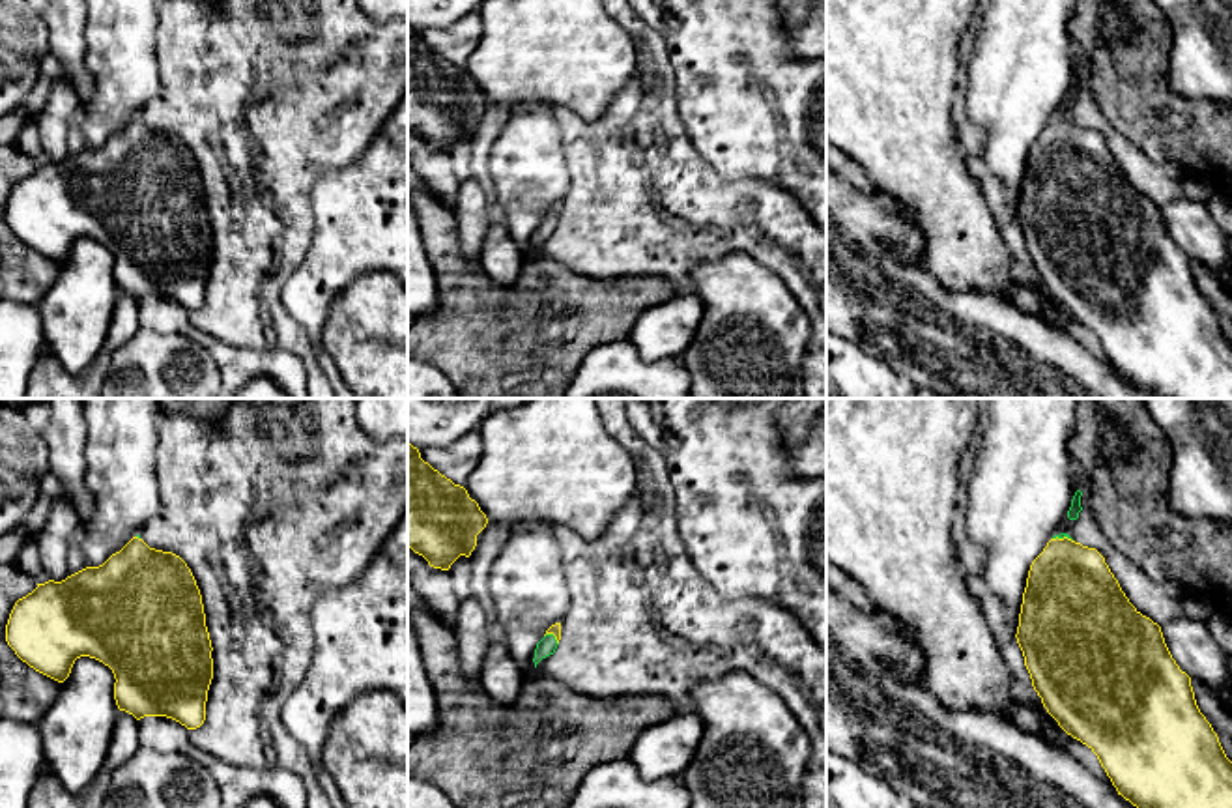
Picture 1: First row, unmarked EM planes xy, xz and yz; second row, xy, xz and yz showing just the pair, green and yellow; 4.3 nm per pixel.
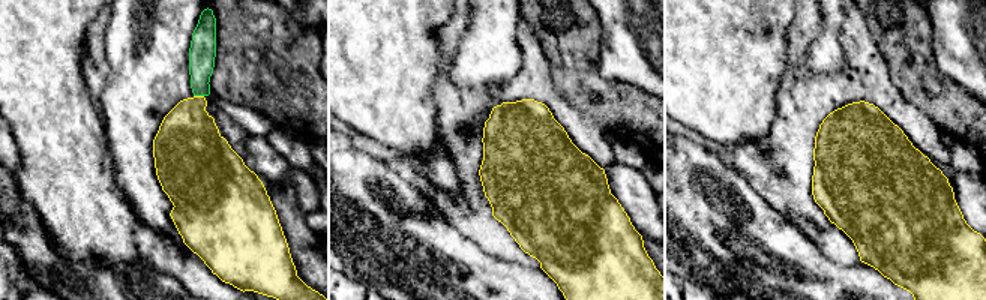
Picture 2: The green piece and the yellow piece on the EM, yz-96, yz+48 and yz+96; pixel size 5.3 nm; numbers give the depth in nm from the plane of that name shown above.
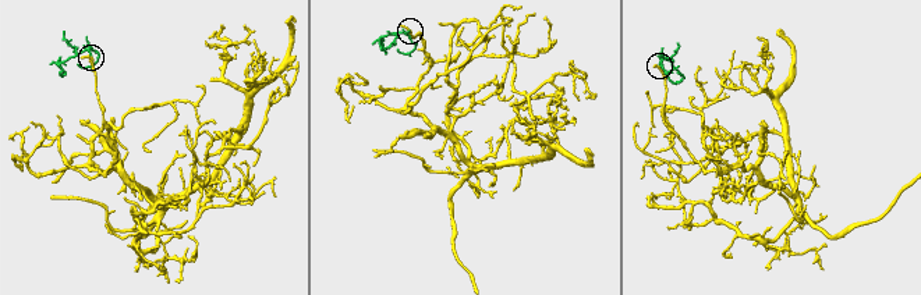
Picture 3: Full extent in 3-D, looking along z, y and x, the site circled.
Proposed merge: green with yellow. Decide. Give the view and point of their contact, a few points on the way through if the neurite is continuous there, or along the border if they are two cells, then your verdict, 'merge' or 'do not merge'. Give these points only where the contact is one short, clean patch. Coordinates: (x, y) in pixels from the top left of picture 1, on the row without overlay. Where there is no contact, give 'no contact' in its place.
meets green in yz at (1062, 118); runs through yz (1060, 116), (1062, 118), (1070, 174); merge

